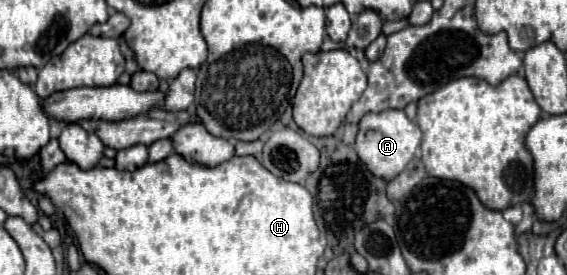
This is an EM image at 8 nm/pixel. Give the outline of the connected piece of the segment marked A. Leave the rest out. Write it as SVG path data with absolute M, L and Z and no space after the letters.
M392 109L382 113L368 113L360 119L360 131L356 135L354 149L358 153L358 159L368 167L368 171L374 177L390 181L396 175L400 175L404 167L414 159L420 143L422 143L420 127L414 121L410 121L404 111Z

